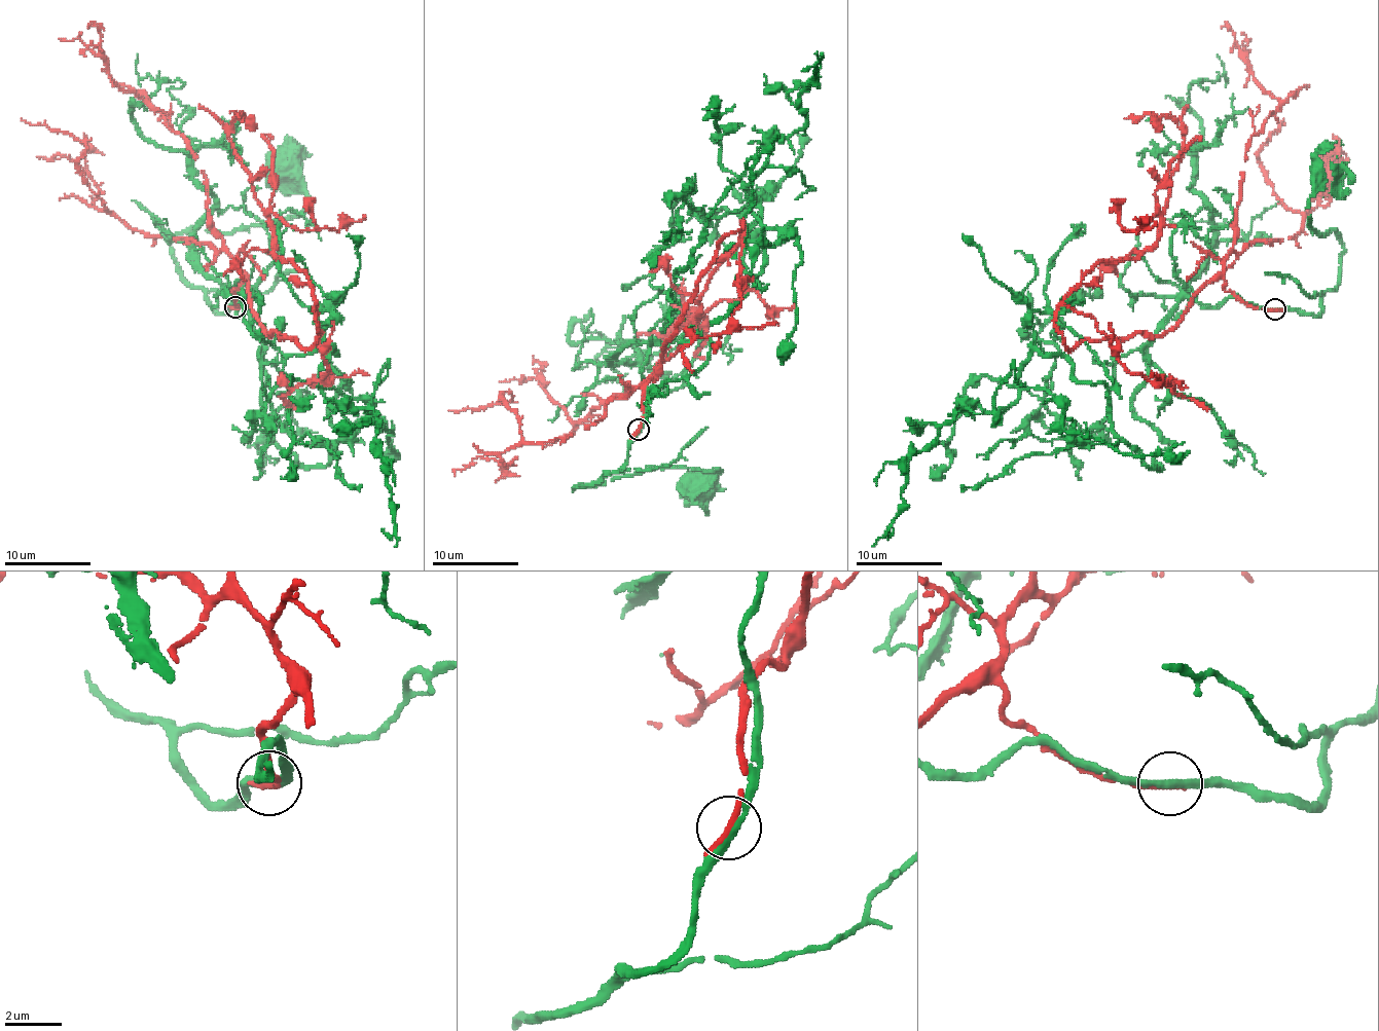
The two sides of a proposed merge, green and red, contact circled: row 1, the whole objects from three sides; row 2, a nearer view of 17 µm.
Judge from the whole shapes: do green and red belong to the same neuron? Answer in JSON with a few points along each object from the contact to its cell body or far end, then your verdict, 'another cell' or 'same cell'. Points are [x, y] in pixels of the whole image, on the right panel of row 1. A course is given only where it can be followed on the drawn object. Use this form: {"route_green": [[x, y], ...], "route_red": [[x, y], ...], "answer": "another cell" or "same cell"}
{"route_green": [[1275, 308], [1318, 315], [1340, 278], [1344, 245], [1332, 228], [1320, 235], [1309, 223], [1326, 169]], "route_red": [[1275, 308], [1213, 279], [1160, 335], [1065, 344], [1056, 305], [1157, 240], [1184, 153], [1170, 118], [1124, 118]], "answer": "another cell"}

